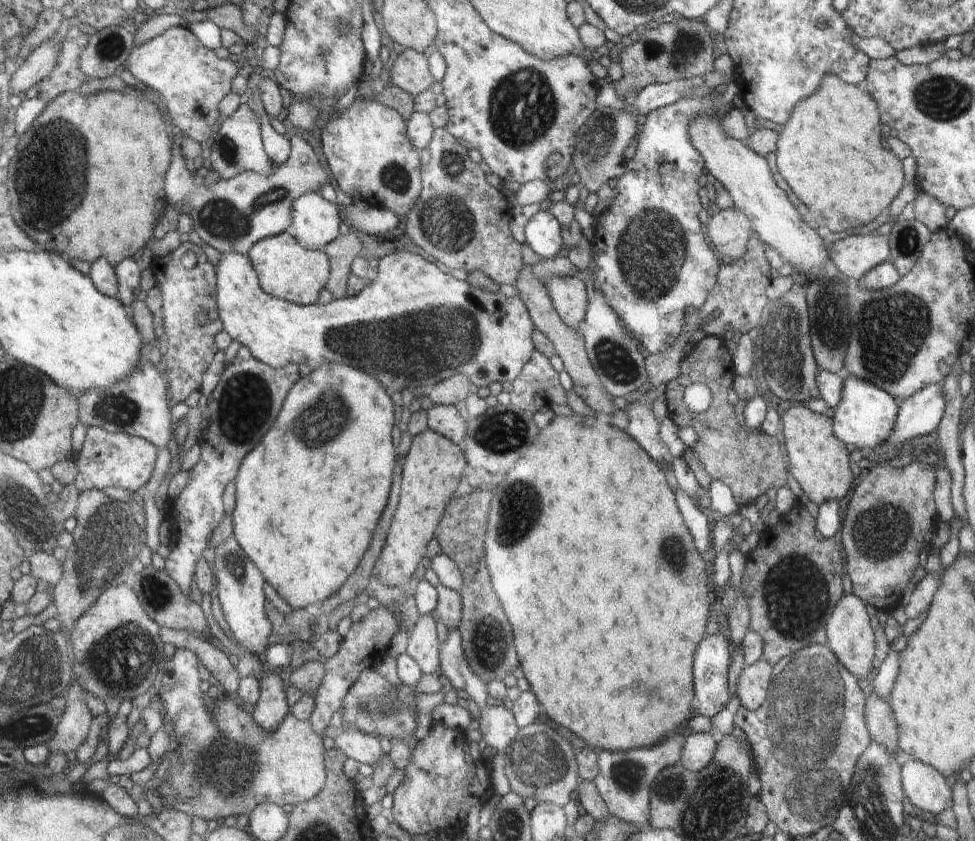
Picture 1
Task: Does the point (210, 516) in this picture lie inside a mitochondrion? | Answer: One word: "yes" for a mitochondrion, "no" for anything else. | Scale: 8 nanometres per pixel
no

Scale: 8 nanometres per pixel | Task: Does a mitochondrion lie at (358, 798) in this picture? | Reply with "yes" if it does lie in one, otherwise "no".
no

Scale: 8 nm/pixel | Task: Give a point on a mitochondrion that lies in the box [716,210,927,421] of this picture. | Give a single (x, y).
(788, 332)

